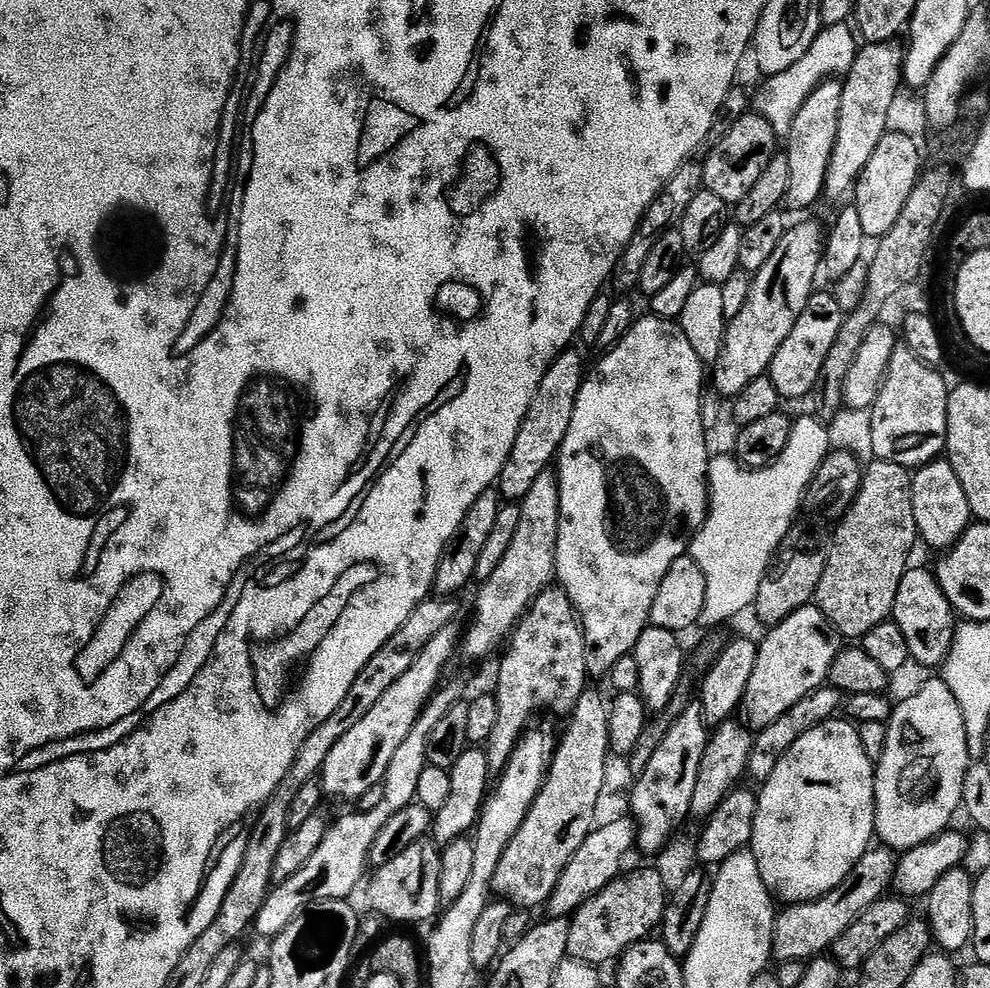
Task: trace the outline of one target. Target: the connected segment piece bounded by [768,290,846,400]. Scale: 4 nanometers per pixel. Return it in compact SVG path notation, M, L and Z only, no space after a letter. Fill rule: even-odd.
M817 291L810 297L808 308L800 316L792 327L791 334L787 336L786 342L774 356L768 371L773 380L775 390L779 397L802 398L808 395L821 383L825 360L837 341L838 332L844 325L846 315L844 307L837 301L833 293Z

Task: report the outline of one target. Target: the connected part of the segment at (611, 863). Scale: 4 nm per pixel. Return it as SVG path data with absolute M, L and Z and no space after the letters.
M630 816L609 824L609 826L593 829L590 835L583 840L582 846L575 852L574 858L564 868L546 905L547 909L551 909L554 911L551 913L559 917L571 917L585 901L596 896L623 873L624 858L636 843L638 846L644 843L644 833L639 830L639 824Z

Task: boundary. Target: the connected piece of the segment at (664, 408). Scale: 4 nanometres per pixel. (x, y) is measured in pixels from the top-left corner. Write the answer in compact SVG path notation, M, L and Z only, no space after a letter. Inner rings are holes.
M648 314L645 320L637 319L621 340L615 341L613 352L608 352L600 360L596 373L589 375L581 386L577 398L573 420L566 434L564 445L558 455L558 481L560 490L560 537L556 547L556 576L567 592L572 604L582 617L584 631L591 647L594 649L594 660L606 666L613 666L620 659L633 651L640 635L649 627L651 608L663 579L666 578L671 564L678 561L689 551L692 537L700 531L704 521L708 519L710 507L710 489L708 487L708 461L710 459L706 442L706 421L704 408L700 405L700 395L704 388L704 371L706 365L699 360L698 354L690 344L679 323L671 319L661 319L657 315Z

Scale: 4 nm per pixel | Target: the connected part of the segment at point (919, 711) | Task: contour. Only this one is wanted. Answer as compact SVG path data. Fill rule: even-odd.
M933 678L914 698L897 703L887 722L888 737L882 758L876 764L876 836L889 849L907 850L933 840L949 827L952 815L962 808L964 779L970 767L968 734L964 714L943 679Z

